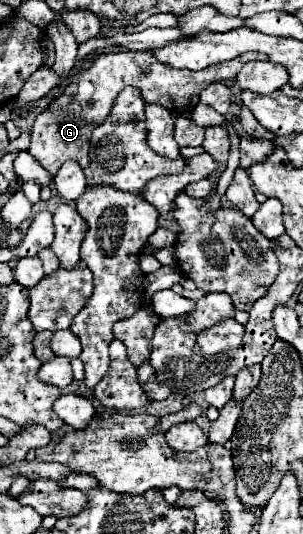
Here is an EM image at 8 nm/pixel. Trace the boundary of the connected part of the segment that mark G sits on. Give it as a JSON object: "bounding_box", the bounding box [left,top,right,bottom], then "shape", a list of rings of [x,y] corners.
{"bounding_box":[26,50,268,176],"shape":[[[150,50],[100,54],[88,70],[80,72],[64,88],[64,92],[36,116],[32,126],[32,142],[26,152],[30,152],[52,176],[60,170],[60,166],[66,160],[76,160],[82,168],[88,168],[90,134],[96,126],[100,126],[110,116],[110,108],[114,106],[114,100],[122,88],[135,86],[138,90],[142,90],[142,98],[148,104],[160,104],[174,114],[180,114],[184,110],[192,110],[198,104],[200,92],[208,84],[234,80],[240,68],[250,60],[268,60],[268,58],[260,52],[246,52],[234,60],[214,64],[210,68],[194,72],[194,70],[176,70],[176,68],[170,68],[168,64],[158,62]]]}

